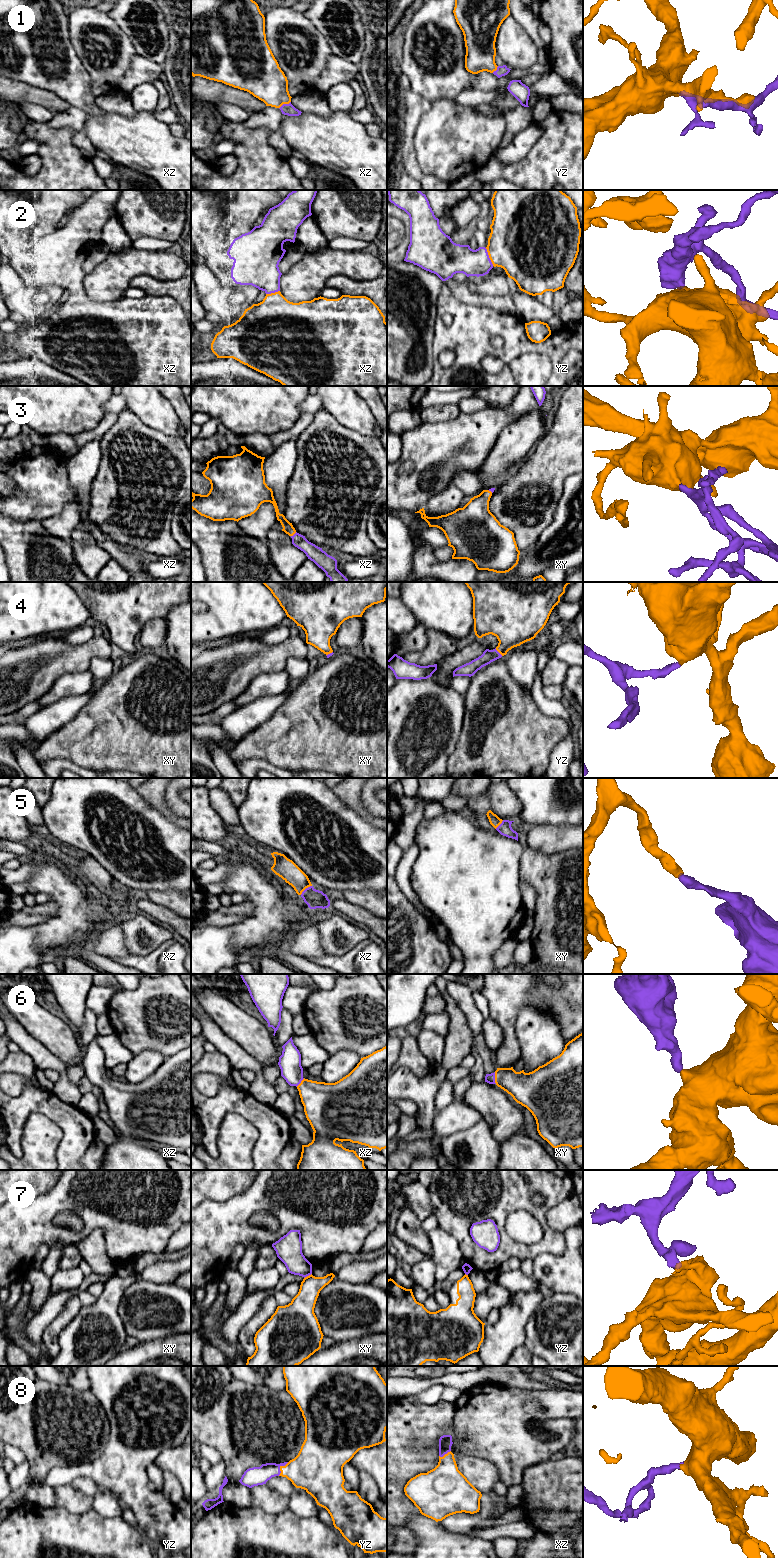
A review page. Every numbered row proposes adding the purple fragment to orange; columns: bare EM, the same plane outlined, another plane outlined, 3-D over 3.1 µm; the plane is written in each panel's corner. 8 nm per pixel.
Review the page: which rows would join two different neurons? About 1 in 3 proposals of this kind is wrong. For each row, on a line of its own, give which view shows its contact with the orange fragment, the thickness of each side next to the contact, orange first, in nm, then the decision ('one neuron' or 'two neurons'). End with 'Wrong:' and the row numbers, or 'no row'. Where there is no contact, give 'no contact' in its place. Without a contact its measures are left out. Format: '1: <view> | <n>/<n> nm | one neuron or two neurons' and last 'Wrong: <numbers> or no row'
1: xz | 320/100 nm | one neuron
2: yz | 460/220 nm | one neuron
3: xz | 90/120 nm | one neuron
4: yz | 320/110 nm | one neuron
5: xz | 160/150 nm | one neuron
6: xy | 240/80 nm | one neuron
7: xy | 190/200 nm | two neurons
8: yz | 320/150 nm | one neuron
Wrong: 7

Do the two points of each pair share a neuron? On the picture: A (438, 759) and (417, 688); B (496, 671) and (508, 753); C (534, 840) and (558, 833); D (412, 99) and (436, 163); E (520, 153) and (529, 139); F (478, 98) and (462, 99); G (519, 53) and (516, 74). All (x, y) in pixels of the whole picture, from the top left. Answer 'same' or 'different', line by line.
A: same
B: same
C: same
D: different
E: same
F: same
G: different

